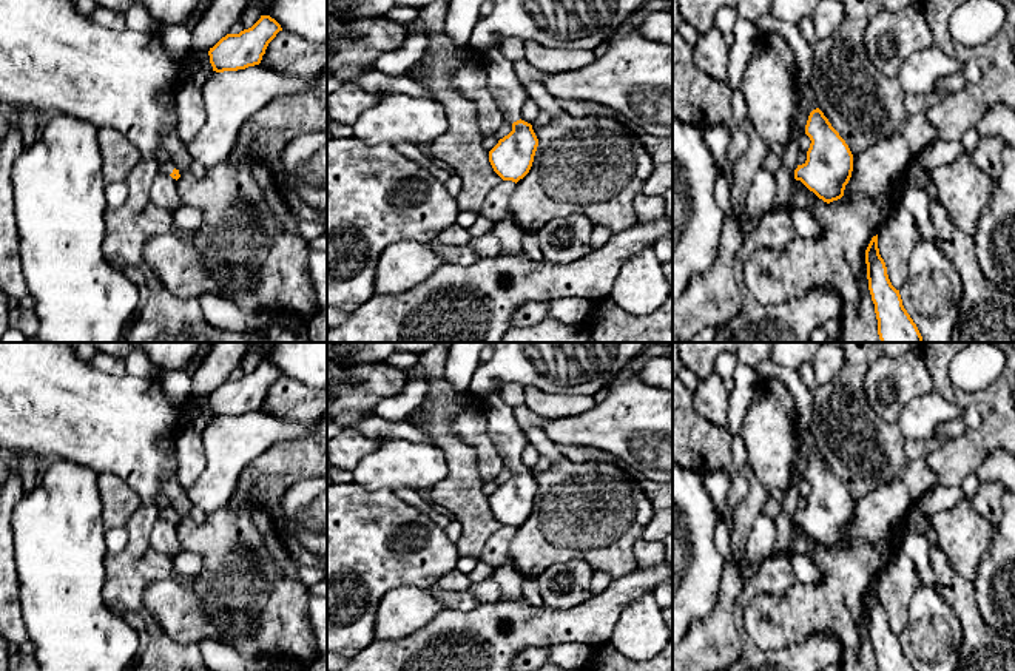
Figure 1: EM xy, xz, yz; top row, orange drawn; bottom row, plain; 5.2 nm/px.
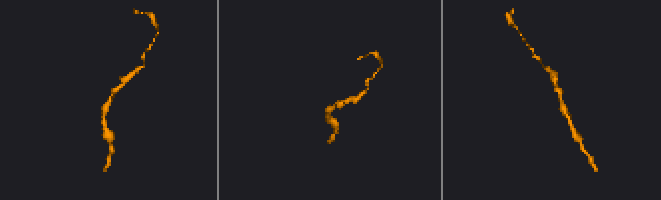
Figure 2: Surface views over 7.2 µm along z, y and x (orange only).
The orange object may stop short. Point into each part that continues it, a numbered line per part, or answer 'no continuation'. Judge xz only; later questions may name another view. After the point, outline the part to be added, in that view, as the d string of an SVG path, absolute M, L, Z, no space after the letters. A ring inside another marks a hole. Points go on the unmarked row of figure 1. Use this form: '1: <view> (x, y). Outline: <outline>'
1: xz (508, 437). Outline: M495 387L484 398L484 412L487 418L487 432L504 461L504 466L514 469L520 466L520 457L528 441L523 429L515 421L514 407L504 400L504 389Z

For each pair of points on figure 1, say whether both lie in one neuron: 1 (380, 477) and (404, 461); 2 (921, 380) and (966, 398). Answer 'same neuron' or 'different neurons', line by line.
1: same neuron
2: different neurons

